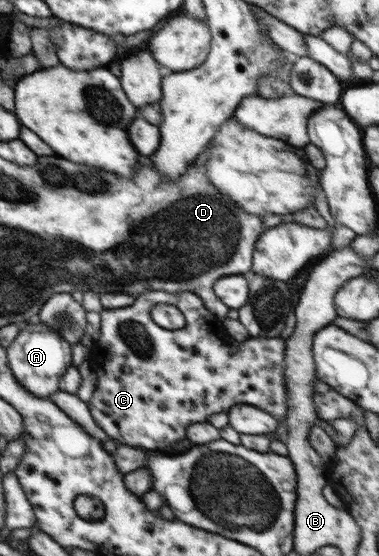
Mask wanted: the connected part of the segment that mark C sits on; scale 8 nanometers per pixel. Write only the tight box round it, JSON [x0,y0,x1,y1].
[87,291,288,450]

